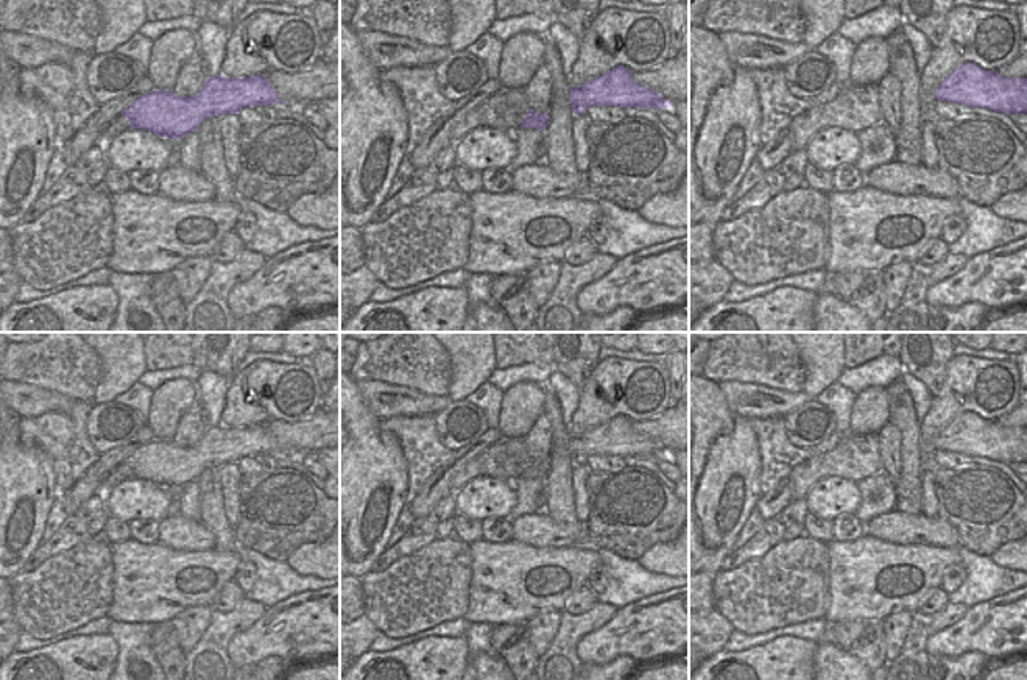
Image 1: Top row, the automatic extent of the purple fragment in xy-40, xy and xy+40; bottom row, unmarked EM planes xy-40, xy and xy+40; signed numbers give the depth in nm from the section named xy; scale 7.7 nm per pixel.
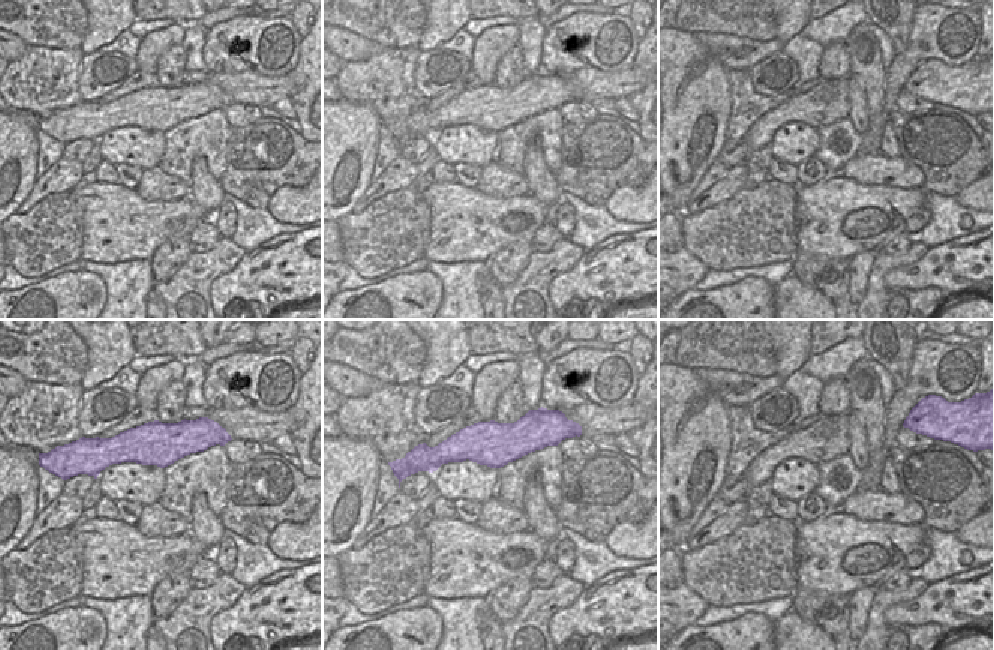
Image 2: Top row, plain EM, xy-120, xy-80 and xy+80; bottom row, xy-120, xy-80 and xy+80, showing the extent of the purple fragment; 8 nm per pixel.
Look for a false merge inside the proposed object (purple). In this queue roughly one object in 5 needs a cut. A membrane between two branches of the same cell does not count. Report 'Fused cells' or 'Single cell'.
Single cell

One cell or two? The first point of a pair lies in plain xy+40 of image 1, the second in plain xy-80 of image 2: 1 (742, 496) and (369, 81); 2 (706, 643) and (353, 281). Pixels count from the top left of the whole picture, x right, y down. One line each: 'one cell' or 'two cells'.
1: two cells
2: two cells

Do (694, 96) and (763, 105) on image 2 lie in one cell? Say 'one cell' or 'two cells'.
two cells

